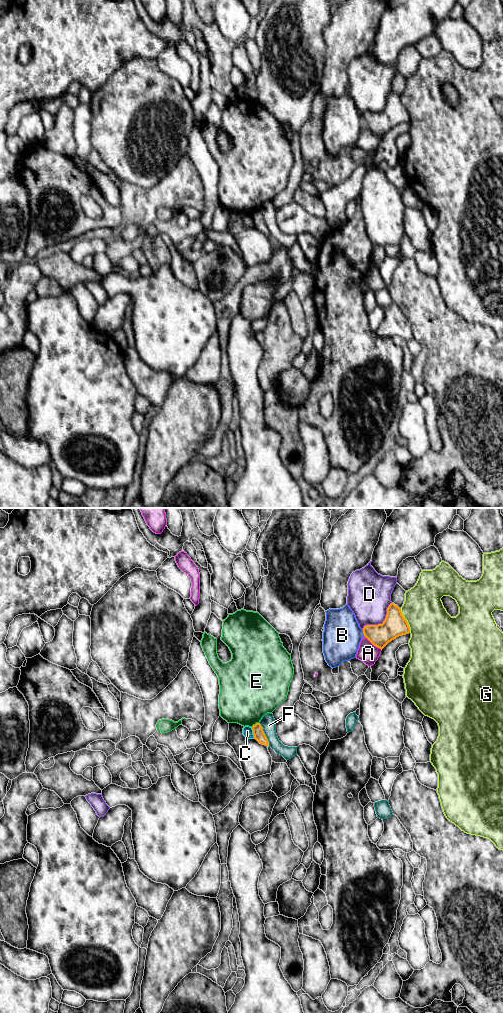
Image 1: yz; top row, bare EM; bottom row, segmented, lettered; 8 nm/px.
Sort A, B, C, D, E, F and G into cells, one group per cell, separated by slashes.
A / B / C / D / E / F / G

